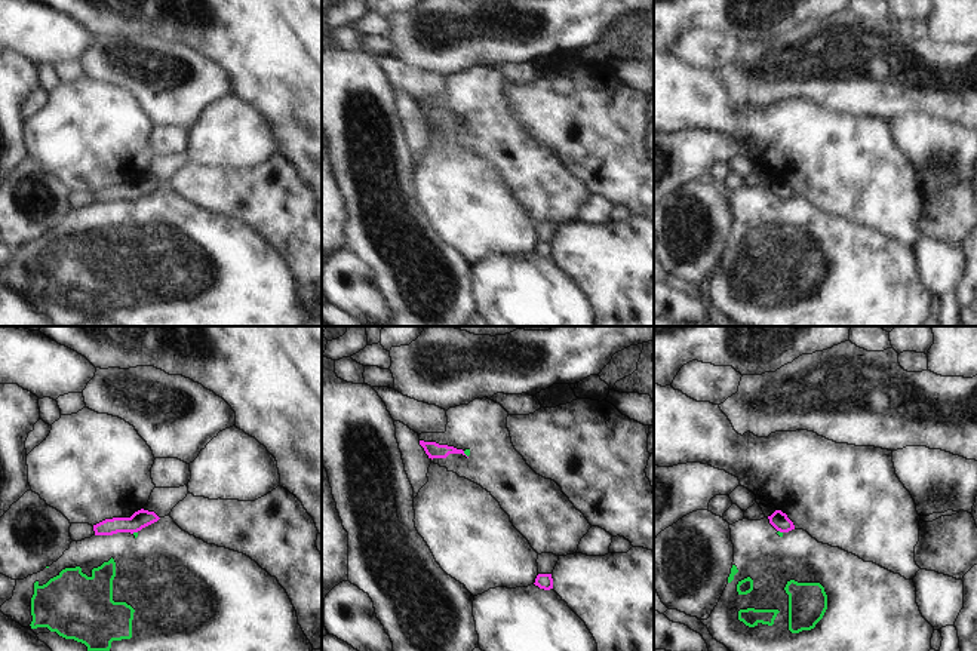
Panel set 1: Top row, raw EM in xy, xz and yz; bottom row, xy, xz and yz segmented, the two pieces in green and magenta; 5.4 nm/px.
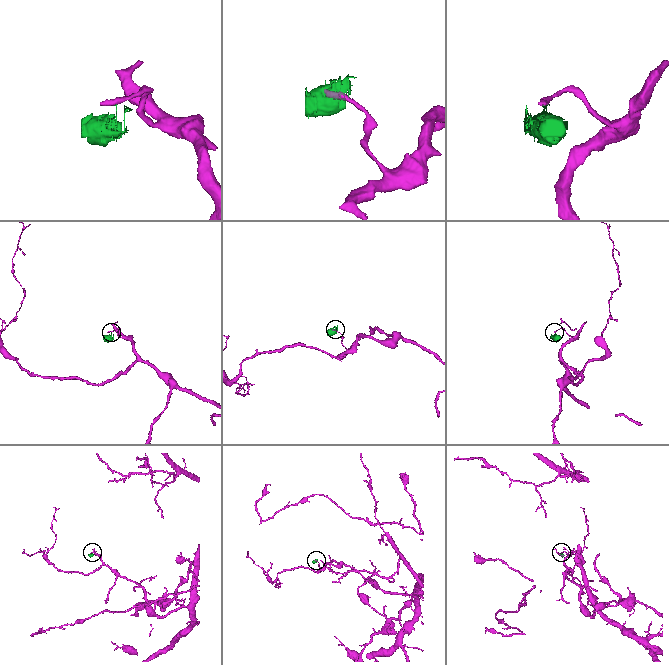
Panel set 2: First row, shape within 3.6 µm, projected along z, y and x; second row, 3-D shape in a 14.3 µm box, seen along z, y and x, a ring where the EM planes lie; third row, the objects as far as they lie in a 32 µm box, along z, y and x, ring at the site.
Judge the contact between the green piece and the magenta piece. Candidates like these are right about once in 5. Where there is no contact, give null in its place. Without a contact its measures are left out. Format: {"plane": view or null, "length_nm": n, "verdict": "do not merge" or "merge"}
{"plane": "xz", "length_nm": 50, "verdict": "do not merge"}

